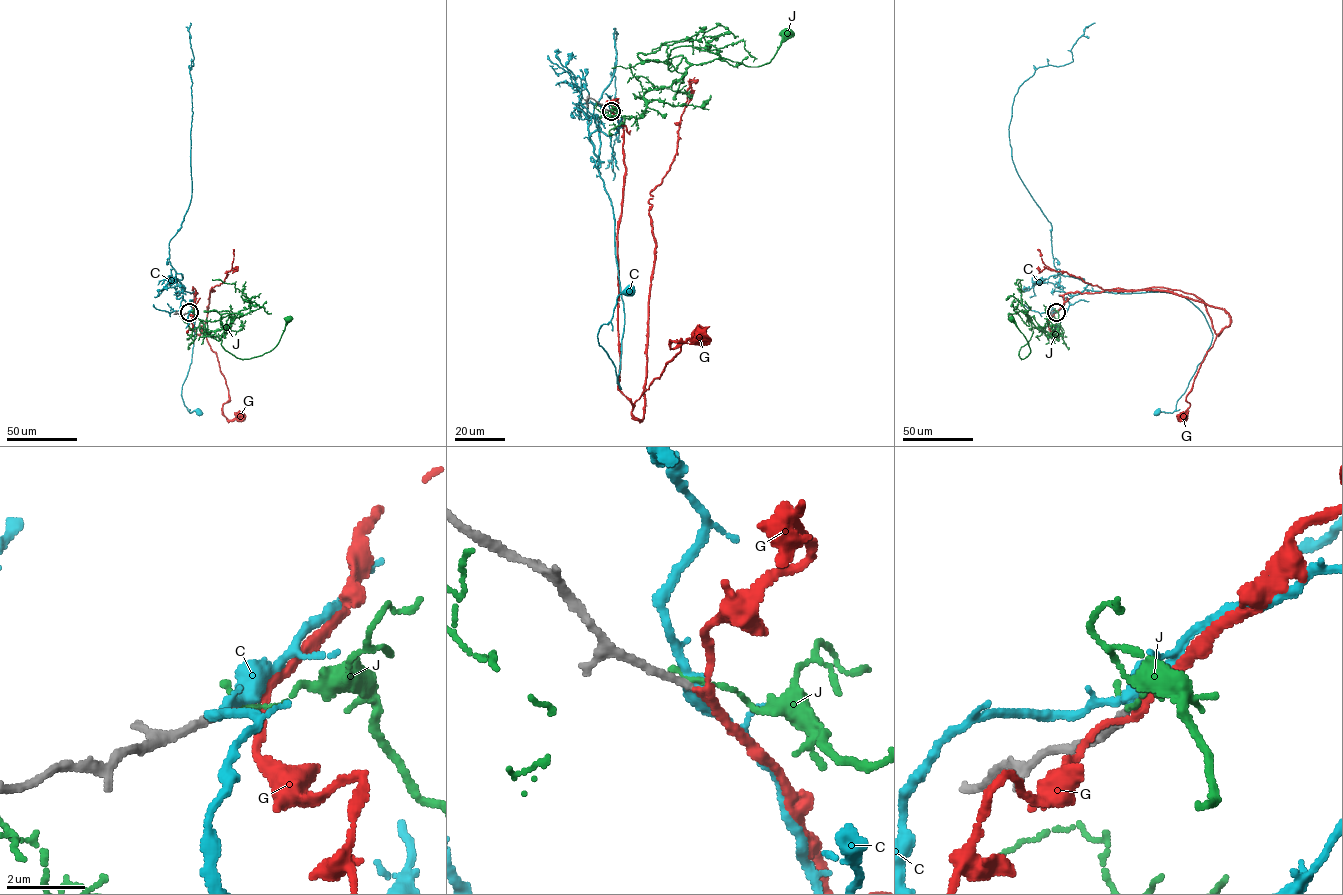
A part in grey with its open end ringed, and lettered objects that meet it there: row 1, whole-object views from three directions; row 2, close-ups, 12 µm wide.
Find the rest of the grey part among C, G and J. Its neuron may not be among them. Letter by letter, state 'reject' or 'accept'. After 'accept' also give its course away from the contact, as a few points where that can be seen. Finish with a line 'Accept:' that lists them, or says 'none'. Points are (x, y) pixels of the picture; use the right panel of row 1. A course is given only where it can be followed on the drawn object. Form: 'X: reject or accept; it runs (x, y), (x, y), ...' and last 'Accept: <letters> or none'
C: reject
G: accept; it runs (1056, 312), (1071, 292), (1164, 287), (1197, 296), (1215, 332), (1221, 332), (1195, 376), (1183, 416)
J: reject
Accept: G

